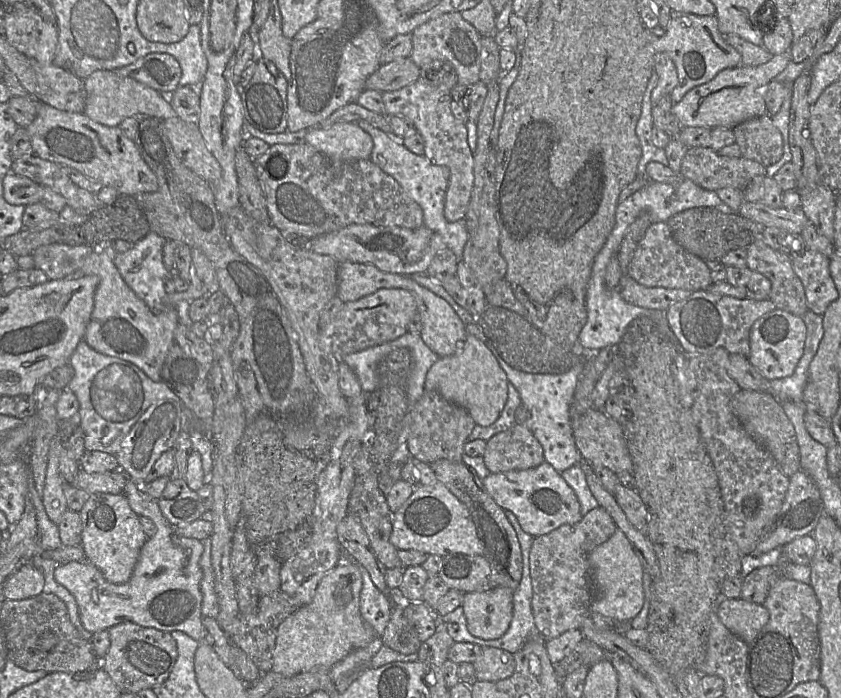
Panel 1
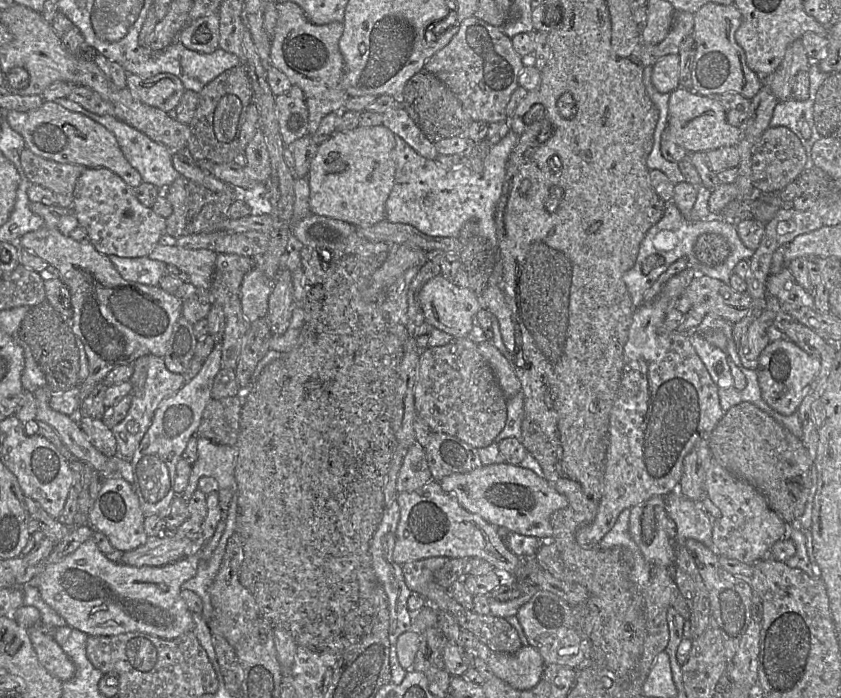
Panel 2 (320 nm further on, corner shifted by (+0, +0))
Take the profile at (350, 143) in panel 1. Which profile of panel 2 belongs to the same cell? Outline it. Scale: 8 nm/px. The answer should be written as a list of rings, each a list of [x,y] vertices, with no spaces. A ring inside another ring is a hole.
[[[383,125],[361,127],[335,132],[318,145],[312,160],[308,182],[310,188],[310,210],[312,213],[342,220],[356,227],[365,227],[385,220],[385,204],[393,188],[395,176],[395,134]]]

